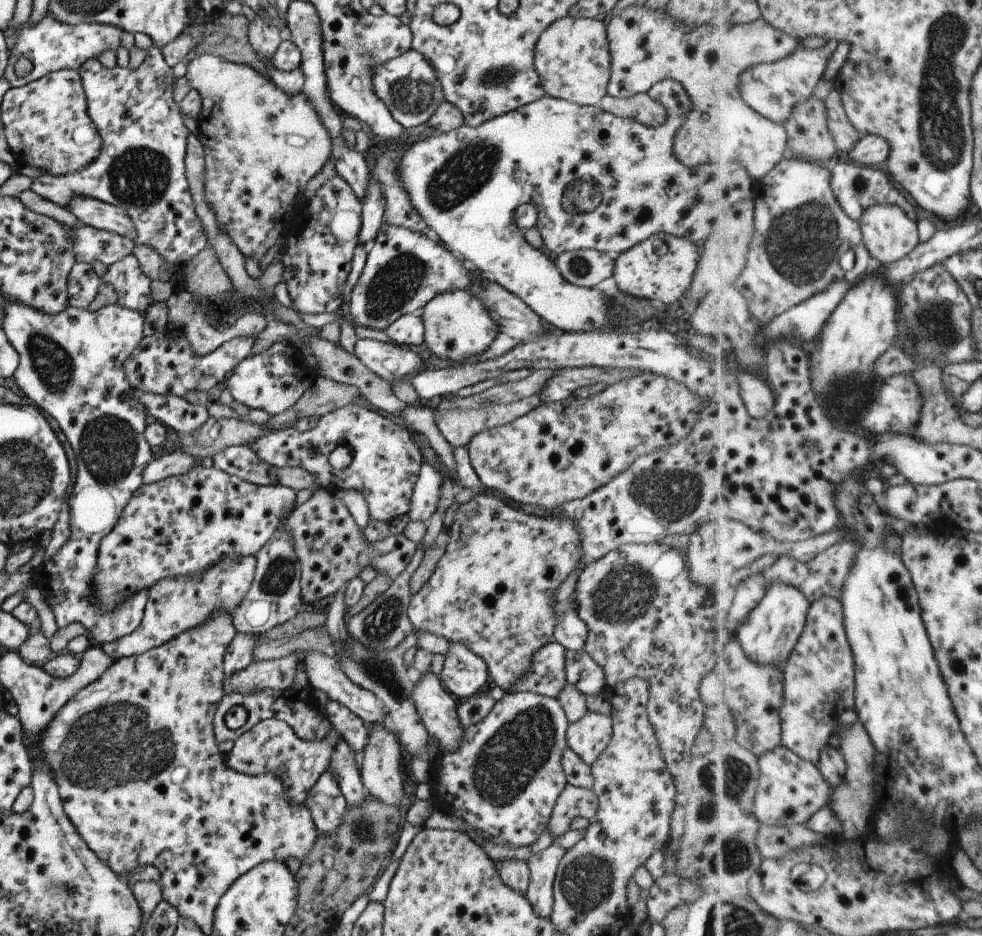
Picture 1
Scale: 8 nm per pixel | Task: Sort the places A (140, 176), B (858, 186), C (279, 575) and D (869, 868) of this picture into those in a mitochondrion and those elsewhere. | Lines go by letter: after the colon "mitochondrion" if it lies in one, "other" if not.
A: mitochondrion
B: mitochondrion
C: mitochondrion
D: other

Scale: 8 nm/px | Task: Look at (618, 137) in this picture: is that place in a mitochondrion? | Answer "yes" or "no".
no

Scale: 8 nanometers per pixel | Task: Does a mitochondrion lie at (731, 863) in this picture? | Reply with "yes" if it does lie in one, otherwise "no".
yes

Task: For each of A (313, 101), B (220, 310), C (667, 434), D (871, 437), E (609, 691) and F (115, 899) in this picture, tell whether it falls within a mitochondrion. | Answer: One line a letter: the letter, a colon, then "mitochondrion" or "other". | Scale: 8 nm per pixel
A: other
B: other
C: other
D: other
E: other
F: other

